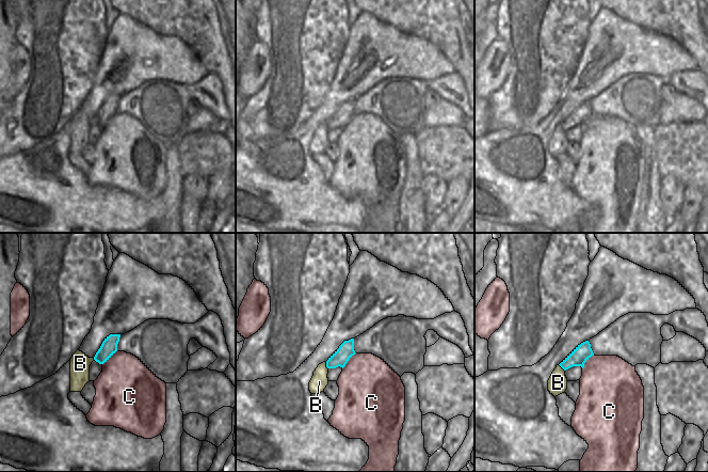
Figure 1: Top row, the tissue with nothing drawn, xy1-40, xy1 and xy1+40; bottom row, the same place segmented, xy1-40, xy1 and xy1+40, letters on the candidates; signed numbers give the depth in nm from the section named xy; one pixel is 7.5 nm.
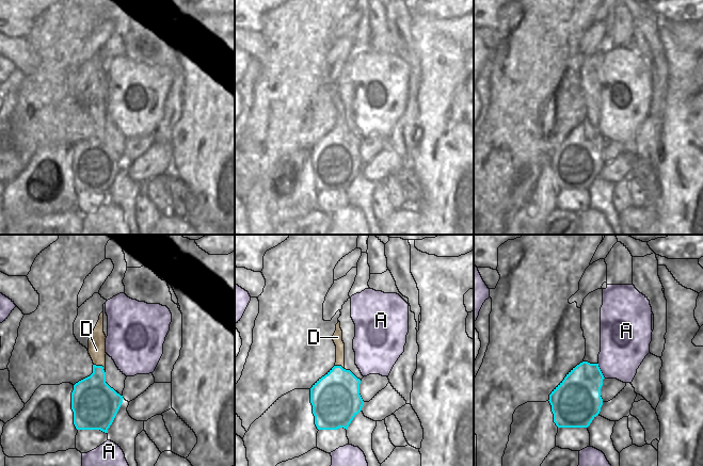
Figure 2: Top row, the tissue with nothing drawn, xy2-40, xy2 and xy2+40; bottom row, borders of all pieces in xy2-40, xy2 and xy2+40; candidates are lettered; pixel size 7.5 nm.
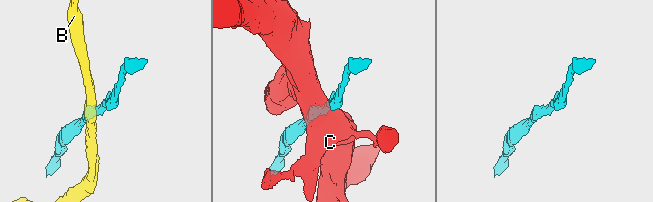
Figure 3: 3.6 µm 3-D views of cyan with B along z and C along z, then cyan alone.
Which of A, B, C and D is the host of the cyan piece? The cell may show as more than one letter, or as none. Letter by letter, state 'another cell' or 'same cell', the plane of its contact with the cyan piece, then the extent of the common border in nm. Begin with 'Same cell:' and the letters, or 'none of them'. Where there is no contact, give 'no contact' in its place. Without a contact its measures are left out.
Same cell: D
A: another cell | xy2+40 | 130 nm
B: another cell | xy1 | 60 nm
C: another cell | xy1-40 | 160 nm
D: same cell | xy2-40 | 100 nm

